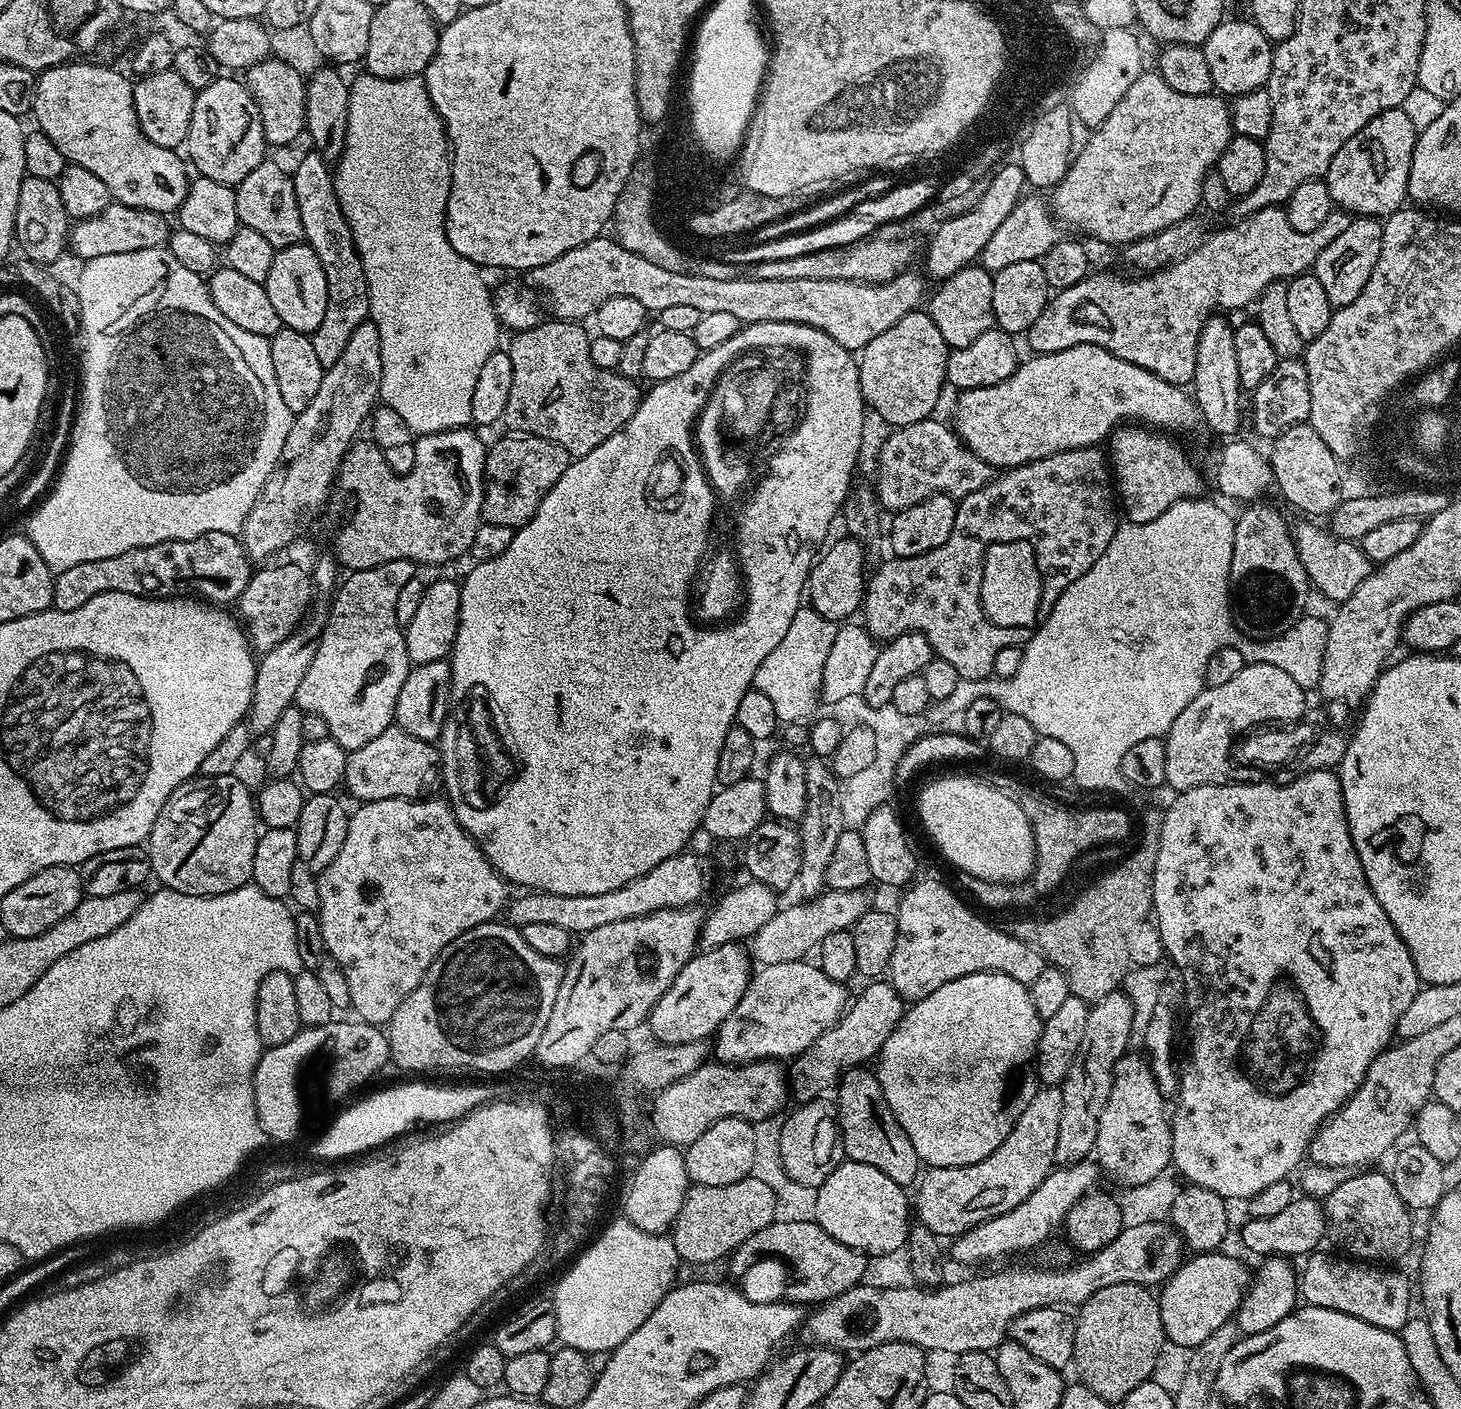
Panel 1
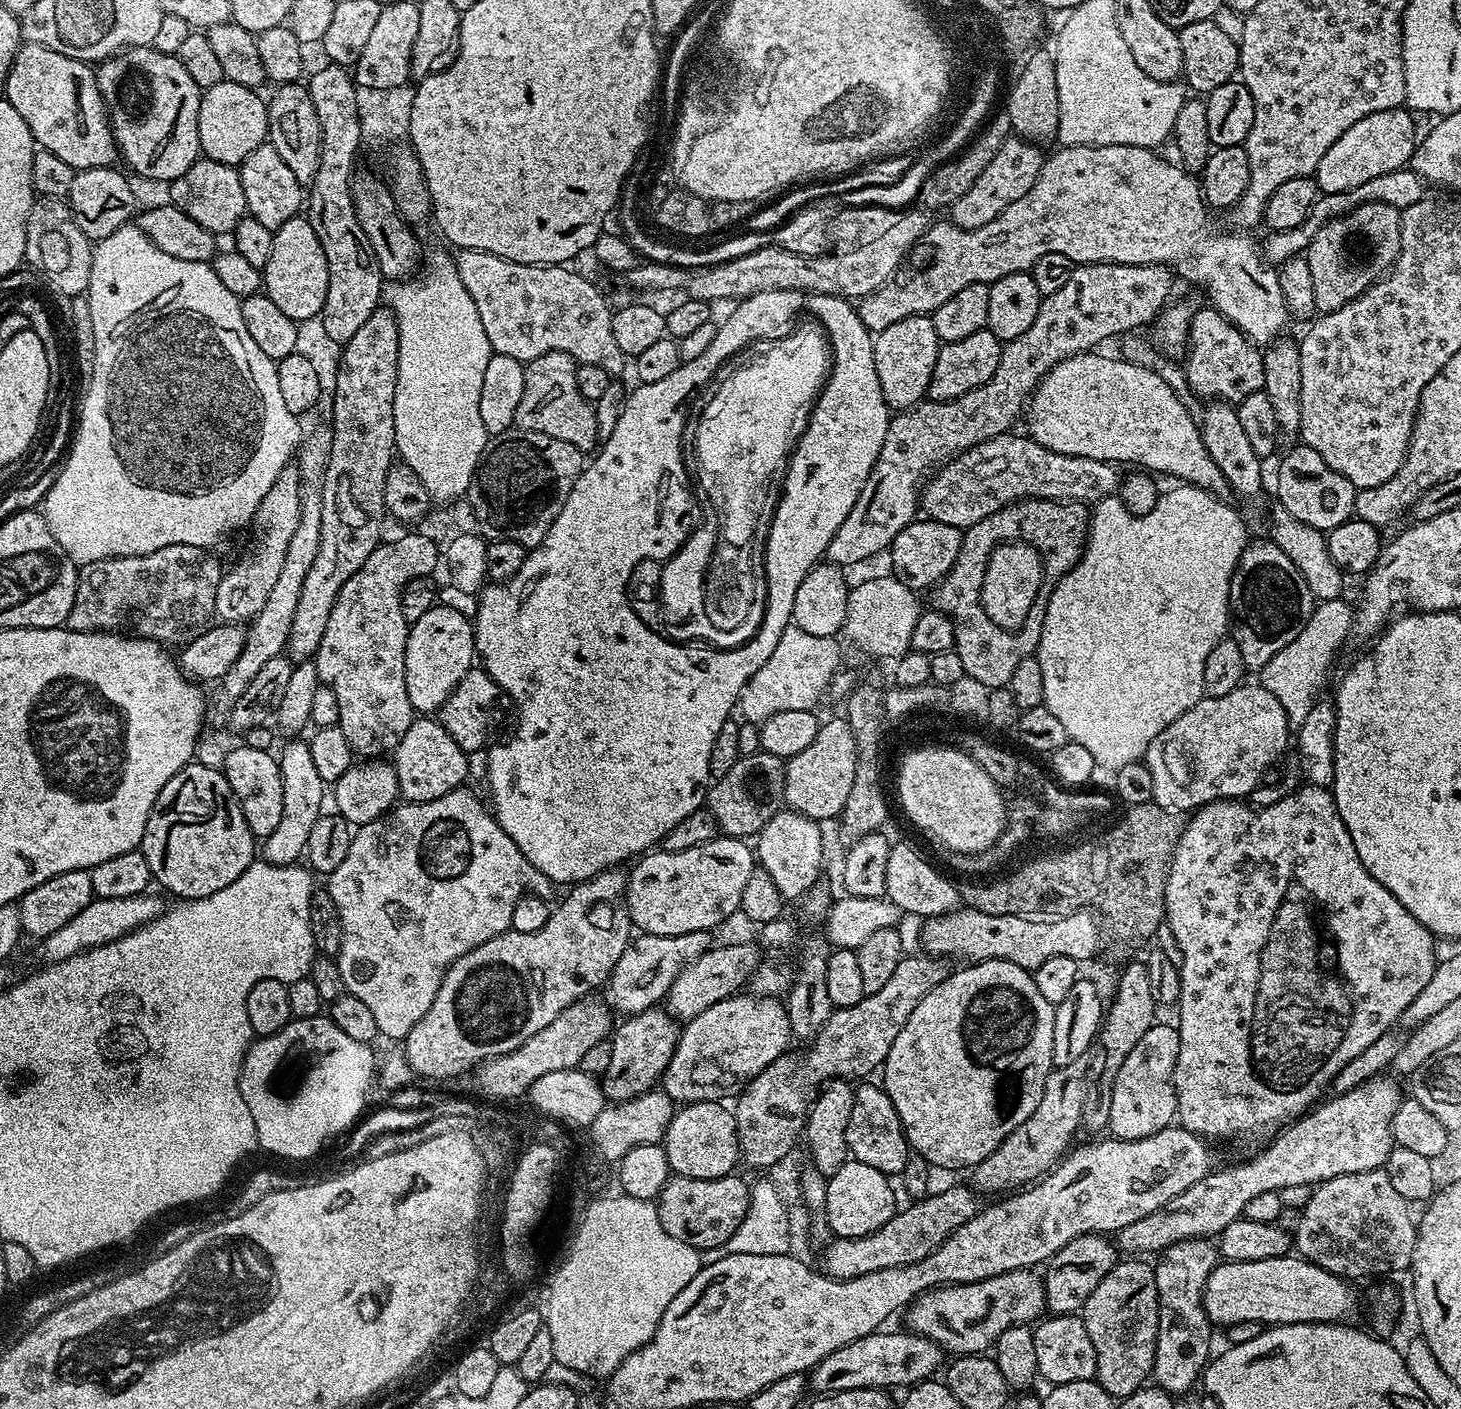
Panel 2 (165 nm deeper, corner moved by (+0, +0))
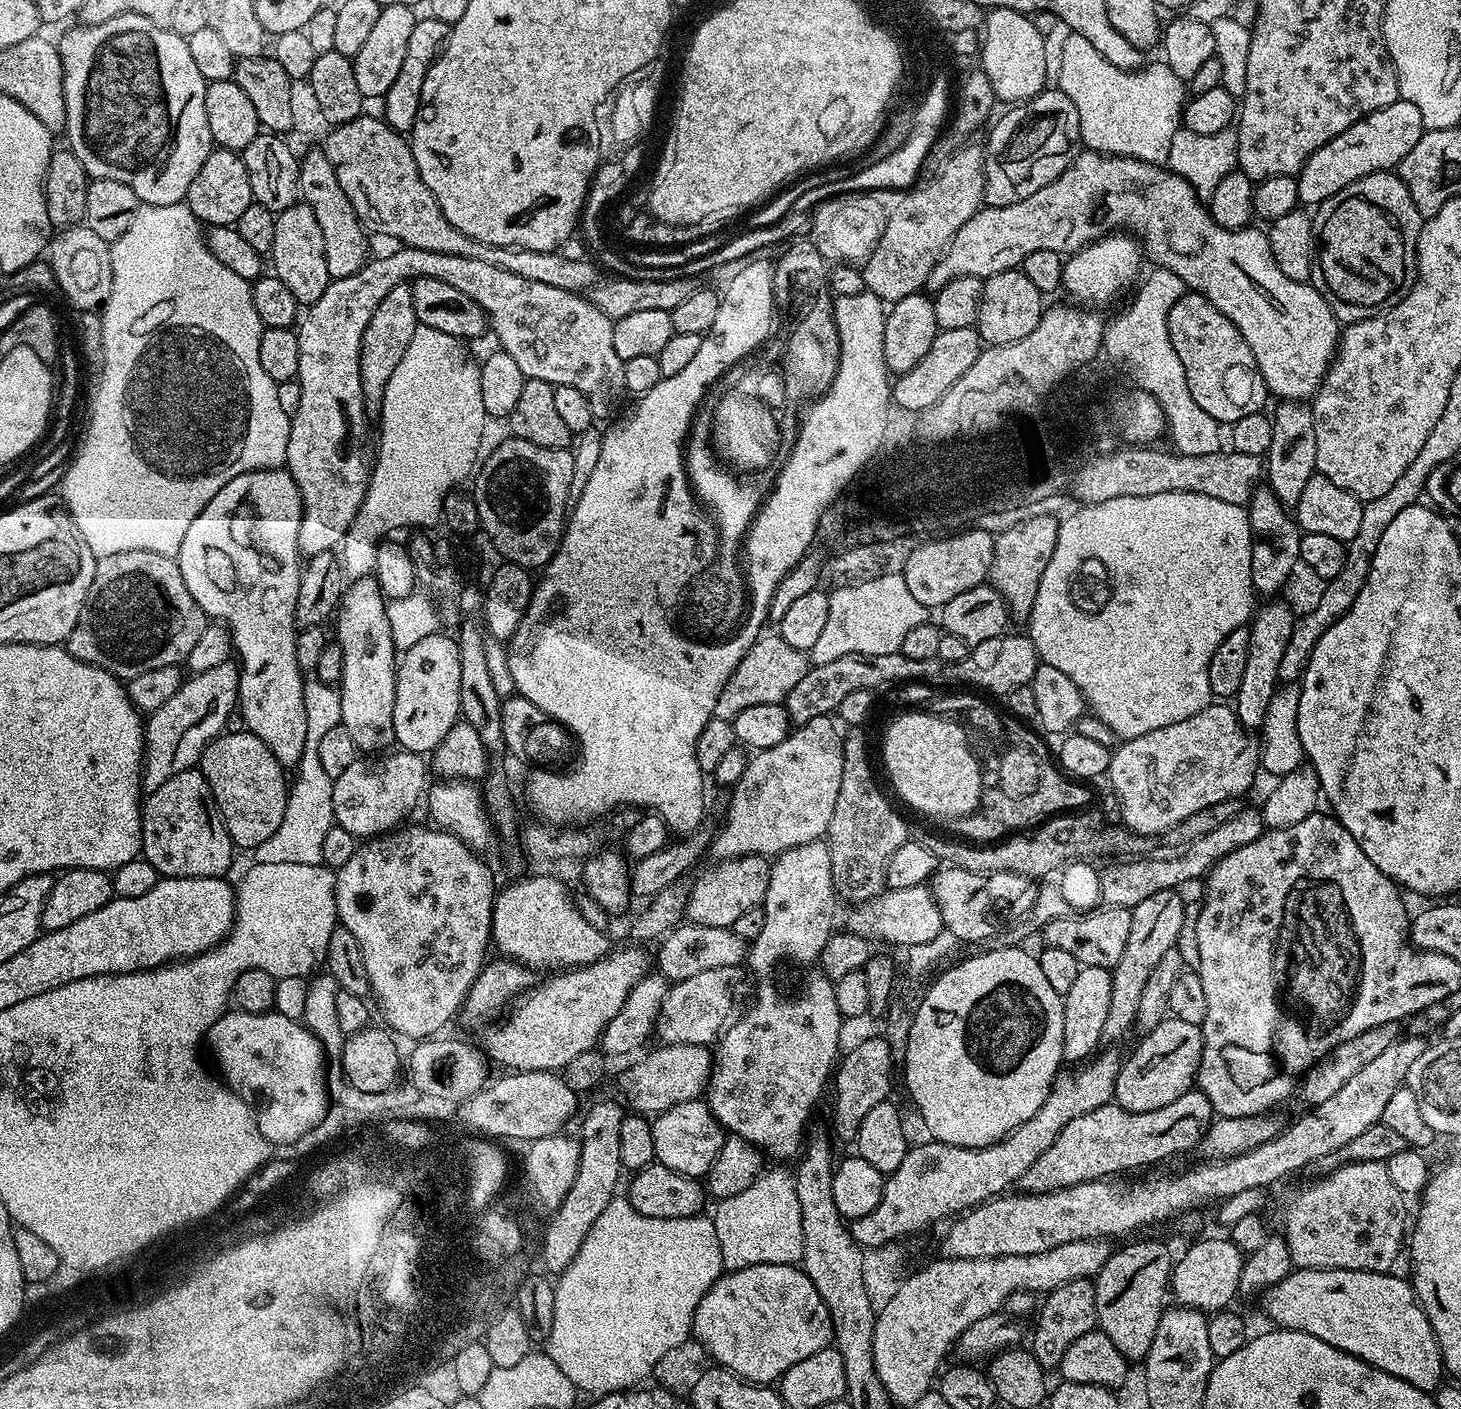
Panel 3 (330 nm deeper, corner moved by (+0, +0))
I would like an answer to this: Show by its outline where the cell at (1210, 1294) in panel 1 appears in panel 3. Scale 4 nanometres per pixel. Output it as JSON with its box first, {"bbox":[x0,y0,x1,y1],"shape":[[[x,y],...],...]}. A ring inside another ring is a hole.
{"bbox":[1262,1268,1445,1393],"shape":[[[1296,1268],[1262,1294],[1264,1312],[1275,1327],[1290,1332],[1314,1334],[1330,1346],[1342,1350],[1386,1374],[1394,1374],[1410,1386],[1418,1386],[1423,1392],[1435,1393],[1445,1379],[1444,1359],[1436,1341],[1434,1330],[1426,1318],[1424,1308],[1416,1299],[1411,1283],[1397,1274],[1387,1272],[1363,1272],[1362,1270],[1334,1270],[1333,1268]]]}

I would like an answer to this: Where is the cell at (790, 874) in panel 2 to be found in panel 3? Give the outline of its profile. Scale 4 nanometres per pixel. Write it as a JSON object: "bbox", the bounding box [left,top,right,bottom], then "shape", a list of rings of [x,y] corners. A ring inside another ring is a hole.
{"bbox":[706,839,842,1162],"shape":[[[823,839],[815,840],[814,842],[806,842],[802,846],[794,846],[771,861],[770,882],[768,883],[768,889],[764,895],[762,905],[764,909],[762,934],[758,934],[758,938],[751,941],[746,957],[746,968],[752,971],[752,980],[756,983],[756,989],[752,992],[752,1005],[750,1005],[741,1016],[739,1013],[739,1015],[725,1027],[714,1048],[712,1077],[708,1080],[708,1087],[706,1089],[706,1103],[708,1109],[714,1114],[714,1118],[719,1122],[725,1133],[741,1136],[743,1140],[750,1142],[755,1148],[761,1149],[765,1157],[771,1158],[771,1156],[773,1156],[776,1162],[786,1162],[782,1160],[795,1161],[797,1157],[799,1157],[802,1151],[802,1145],[806,1140],[806,1129],[809,1127],[808,1119],[811,1118],[812,1111],[816,1108],[816,1103],[823,1098],[824,1091],[826,1091],[827,1088],[829,1091],[830,1081],[833,1079],[834,1073],[838,1067],[838,1057],[842,1052],[842,1047],[840,1048],[840,1024],[842,1025],[842,1017],[838,1010],[836,986],[818,967],[820,963],[820,952],[826,946],[826,942],[829,938],[834,935],[832,919],[836,916],[836,904],[838,905],[838,897],[835,888],[832,887],[830,850]]]}

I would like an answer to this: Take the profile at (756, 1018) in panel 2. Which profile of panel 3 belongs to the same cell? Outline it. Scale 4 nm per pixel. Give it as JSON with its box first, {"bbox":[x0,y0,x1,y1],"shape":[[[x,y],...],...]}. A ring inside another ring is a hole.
{"bbox":[617,1044,713,1114],"shape":[[[660,1044],[617,1078],[619,1099],[636,1114],[659,1114],[678,1106],[678,1102],[701,1099],[712,1077],[713,1063],[713,1053],[703,1044]]]}

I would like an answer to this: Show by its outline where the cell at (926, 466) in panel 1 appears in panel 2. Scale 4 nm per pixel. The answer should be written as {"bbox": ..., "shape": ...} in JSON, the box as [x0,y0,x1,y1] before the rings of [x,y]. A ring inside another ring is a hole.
{"bbox":[922,431,1122,530],"shape":[[[1015,431],[1003,432],[978,446],[968,448],[955,460],[941,464],[934,475],[922,488],[922,512],[929,520],[937,520],[946,526],[954,526],[966,530],[982,518],[1002,510],[1015,500],[1059,500],[1075,502],[1085,506],[1098,500],[1105,500],[1119,489],[1122,481],[1121,473],[1115,463],[1094,458],[1078,458],[1070,454],[1058,454],[1054,450],[1046,450],[1037,440],[1027,434],[1016,436]]]}

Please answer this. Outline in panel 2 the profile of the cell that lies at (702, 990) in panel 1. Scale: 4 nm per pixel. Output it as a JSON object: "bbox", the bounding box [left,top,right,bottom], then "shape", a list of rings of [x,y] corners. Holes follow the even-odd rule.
{"bbox":[602,1006,681,1102],"shape":[[[660,1006],[621,1019],[610,1036],[610,1066],[602,1080],[605,1097],[612,1102],[621,1102],[653,1091],[668,1068],[681,1031],[681,1025],[672,1013]]]}

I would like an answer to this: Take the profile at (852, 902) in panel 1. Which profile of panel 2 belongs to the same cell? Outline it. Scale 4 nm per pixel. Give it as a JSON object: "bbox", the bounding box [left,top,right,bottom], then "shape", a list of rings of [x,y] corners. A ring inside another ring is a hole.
{"bbox":[667,944,762,1022],"shape":[[[724,944],[721,948],[713,946],[702,953],[693,964],[685,966],[678,978],[674,978],[668,991],[667,1011],[671,1012],[677,1021],[687,1022],[702,1014],[702,1010],[722,1002],[727,996],[737,995],[741,991],[740,986],[751,981],[757,966],[762,963],[761,949],[753,944]]]}

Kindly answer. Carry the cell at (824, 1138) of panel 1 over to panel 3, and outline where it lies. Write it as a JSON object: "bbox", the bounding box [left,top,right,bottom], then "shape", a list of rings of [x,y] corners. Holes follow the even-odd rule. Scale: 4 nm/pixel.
{"bbox":[832,1036,892,1141],"shape":[[[872,1036],[861,1042],[857,1048],[843,1053],[834,1073],[836,1101],[832,1104],[832,1128],[835,1139],[855,1141],[862,1126],[862,1118],[873,1106],[885,1103],[892,1092],[892,1048],[880,1036]]]}

